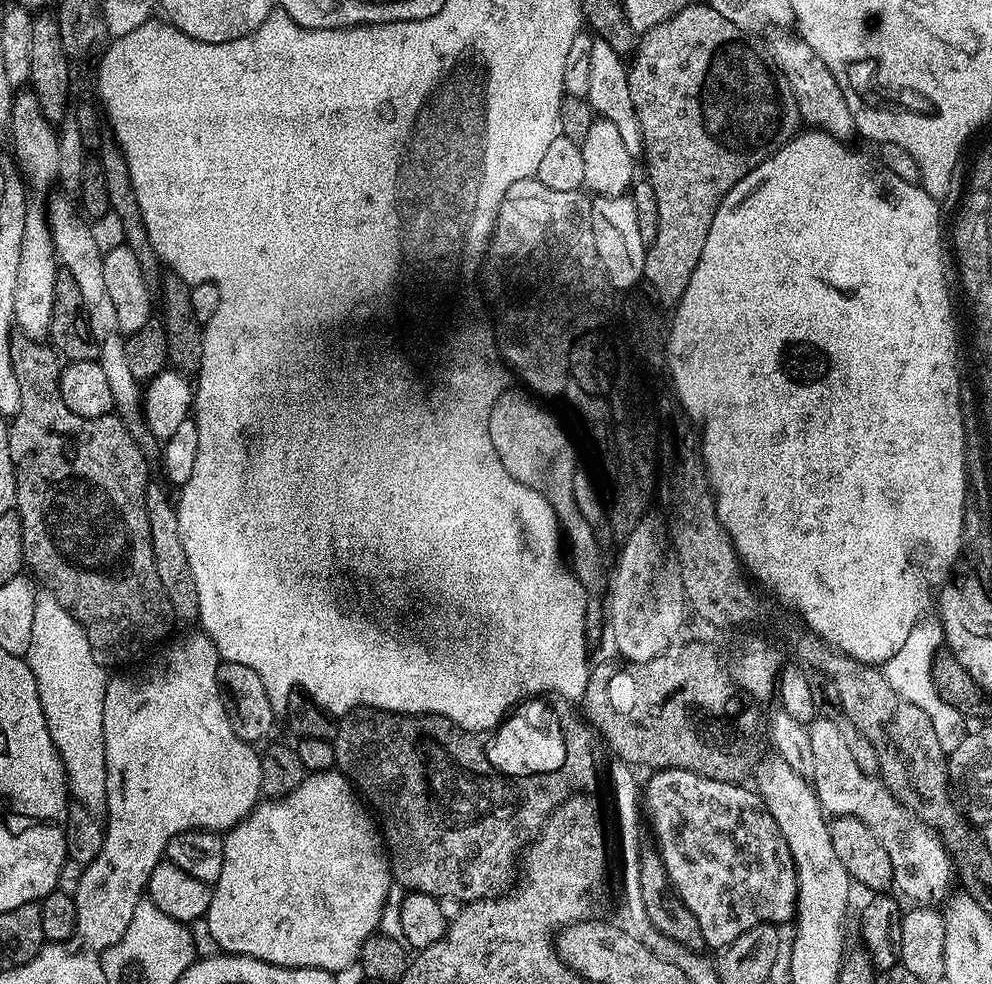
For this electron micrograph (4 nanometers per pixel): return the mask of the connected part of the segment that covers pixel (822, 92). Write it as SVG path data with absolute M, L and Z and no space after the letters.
M788 30L773 32L776 33L768 40L768 48L772 51L770 60L788 91L796 99L803 123L839 140L851 141L851 136L857 135L854 114L850 114L850 106L846 106L846 98L838 82L834 82L834 74L830 74L830 66L826 66L826 62L822 62L822 58L818 58L818 54L814 54L814 50L799 35L791 31L788 33Z

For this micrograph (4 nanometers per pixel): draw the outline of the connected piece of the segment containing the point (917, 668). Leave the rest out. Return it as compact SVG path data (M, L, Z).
M921 619L920 623L914 626L914 630L910 630L910 635L902 645L902 650L898 650L898 654L894 654L894 658L890 658L883 664L882 671L884 677L890 682L890 686L894 686L894 690L898 690L898 694L902 694L902 698L906 698L906 702L914 702L914 706L918 706L918 710L922 710L925 712L926 718L930 718L934 731L938 733L938 742L942 742L945 752L949 753L954 751L958 742L962 742L962 738L966 734L966 727L964 728L966 717L954 706L944 702L938 690L935 689L932 660L944 643L944 626L939 619Z

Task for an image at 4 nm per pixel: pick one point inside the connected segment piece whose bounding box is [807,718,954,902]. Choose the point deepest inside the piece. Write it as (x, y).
(922, 865)

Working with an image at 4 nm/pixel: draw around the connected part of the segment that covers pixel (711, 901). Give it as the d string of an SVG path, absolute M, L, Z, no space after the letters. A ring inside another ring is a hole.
M661 768L653 771L652 776L642 788L642 812L646 817L647 823L652 823L652 832L656 835L656 840L660 843L658 857L664 864L664 871L668 875L668 882L671 891L675 893L679 900L689 908L700 927L699 935L704 938L705 942L715 950L723 950L728 945L733 944L739 936L746 930L750 930L756 924L774 924L783 926L784 923L791 921L796 915L796 895L798 894L798 878L796 877L796 867L794 858L790 854L790 846L786 838L782 838L782 830L774 822L774 818L768 813L764 802L764 797L759 791L744 788L743 783L727 784L714 778L706 778L702 774L694 774L690 770L681 768Z

